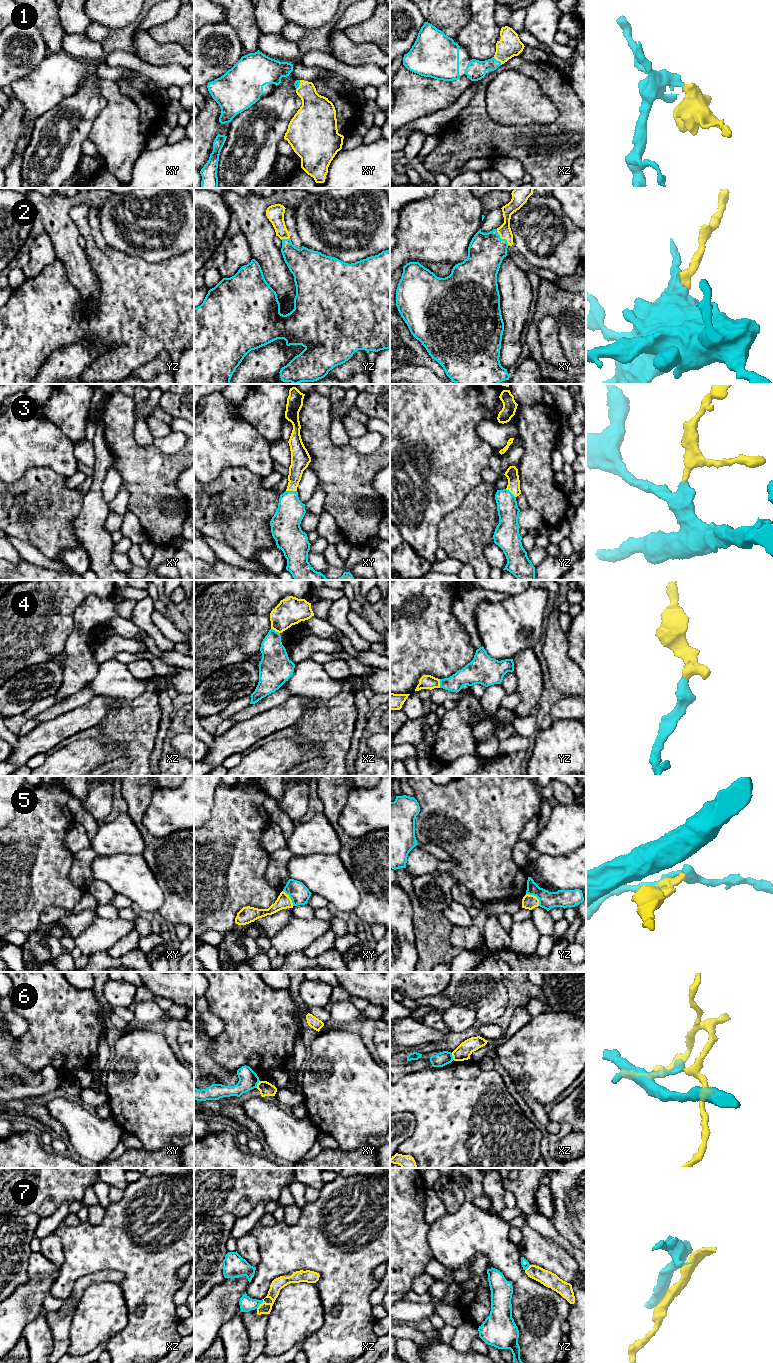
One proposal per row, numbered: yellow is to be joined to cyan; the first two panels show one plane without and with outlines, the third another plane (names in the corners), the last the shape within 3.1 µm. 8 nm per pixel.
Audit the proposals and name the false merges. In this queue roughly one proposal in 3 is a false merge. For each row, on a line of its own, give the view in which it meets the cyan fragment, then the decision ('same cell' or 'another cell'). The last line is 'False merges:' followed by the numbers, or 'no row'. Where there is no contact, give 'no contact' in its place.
1: contact in xz; same cell
2: contact in xy; same cell
3: contact in xy; same cell
4: contact in xz; same cell
5: contact in yz; another cell
6: contact in xy; another cell
7: contact in xz; another cell
False merges: 5, 6, 7

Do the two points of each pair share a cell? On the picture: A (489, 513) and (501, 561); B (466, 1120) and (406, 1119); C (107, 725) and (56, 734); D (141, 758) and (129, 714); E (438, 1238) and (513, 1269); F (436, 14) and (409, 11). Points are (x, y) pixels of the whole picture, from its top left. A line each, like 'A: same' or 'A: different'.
A: different
B: different
C: different
D: same
E: same
F: different

